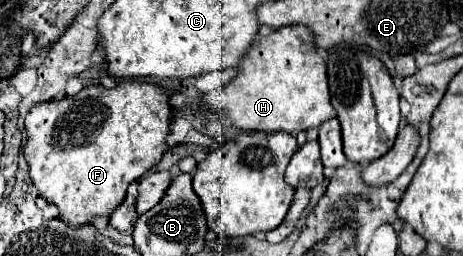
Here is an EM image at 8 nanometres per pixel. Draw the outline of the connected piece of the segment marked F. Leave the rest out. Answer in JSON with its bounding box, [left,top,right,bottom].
[23,81,169,229]

